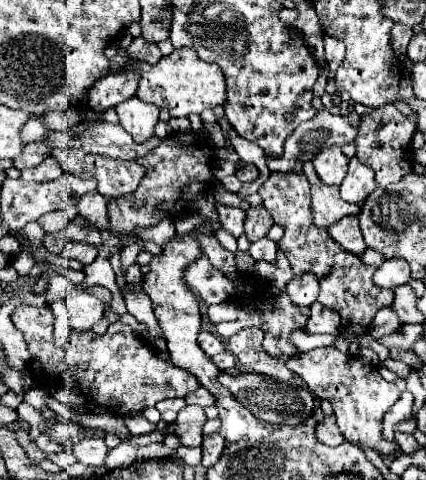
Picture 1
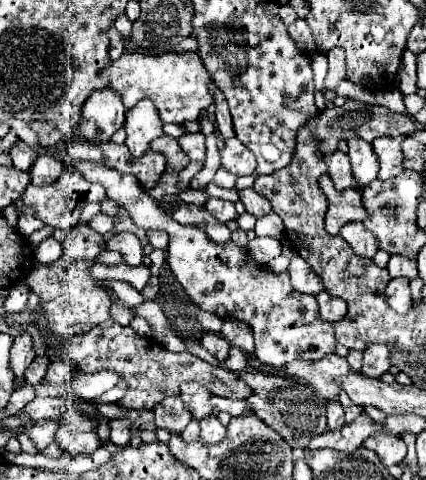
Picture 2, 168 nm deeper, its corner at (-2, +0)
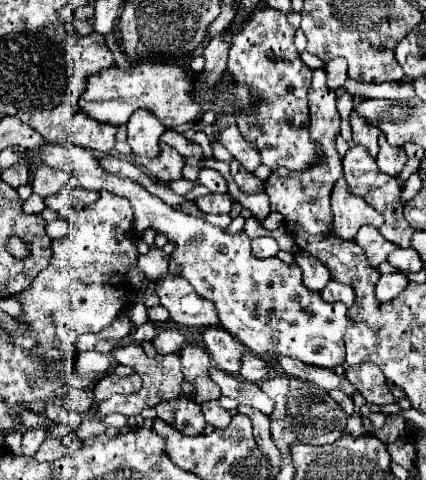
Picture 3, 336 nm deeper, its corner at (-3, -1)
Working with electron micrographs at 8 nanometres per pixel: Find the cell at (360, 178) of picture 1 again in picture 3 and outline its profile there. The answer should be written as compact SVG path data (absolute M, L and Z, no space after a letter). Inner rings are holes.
M357 113L351 115L351 129L353 129L353 141L357 145L363 145L367 149L367 153L375 159L379 153L379 145L377 145L377 137L379 137L379 129L367 125L367 121L363 117L359 117Z

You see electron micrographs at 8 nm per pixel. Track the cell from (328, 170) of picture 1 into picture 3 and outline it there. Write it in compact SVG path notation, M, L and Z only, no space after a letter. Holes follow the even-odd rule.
M351 147L343 157L343 177L353 195L367 195L371 189L383 185L389 175L383 175L377 163L367 155L363 147Z

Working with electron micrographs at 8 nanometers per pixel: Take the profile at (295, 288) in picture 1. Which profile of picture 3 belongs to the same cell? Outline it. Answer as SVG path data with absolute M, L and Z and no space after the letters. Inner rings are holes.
M299 251L295 255L295 263L303 271L303 285L309 287L311 291L317 291L319 293L331 281L329 269L323 263L319 263L319 259L315 259L313 255Z

